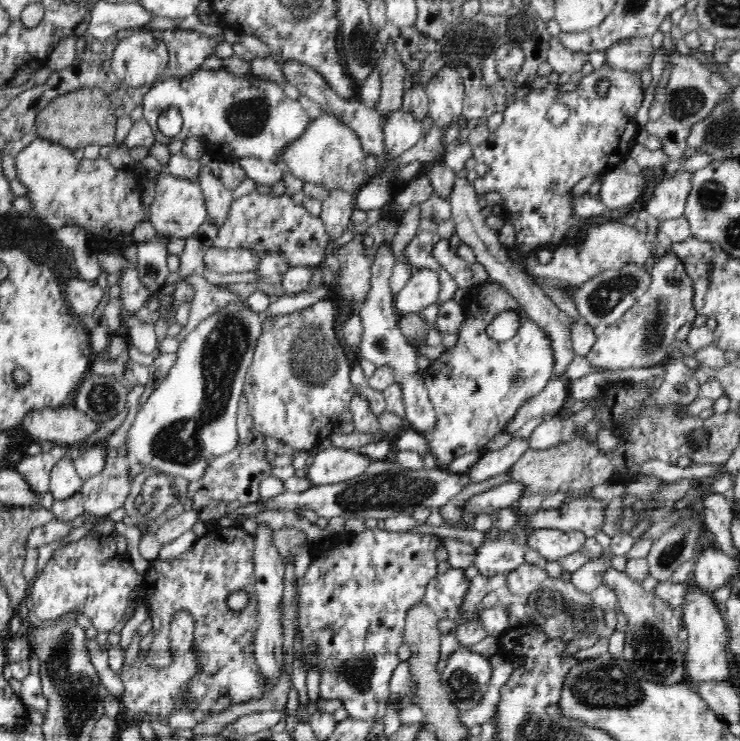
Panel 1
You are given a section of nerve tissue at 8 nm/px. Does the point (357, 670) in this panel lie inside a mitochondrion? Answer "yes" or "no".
yes

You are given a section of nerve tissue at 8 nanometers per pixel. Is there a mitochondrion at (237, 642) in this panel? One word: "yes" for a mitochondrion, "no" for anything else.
yes

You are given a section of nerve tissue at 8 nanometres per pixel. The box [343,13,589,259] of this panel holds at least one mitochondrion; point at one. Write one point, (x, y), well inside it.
(469, 43)

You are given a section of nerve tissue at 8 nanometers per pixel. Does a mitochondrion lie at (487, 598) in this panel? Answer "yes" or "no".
no

